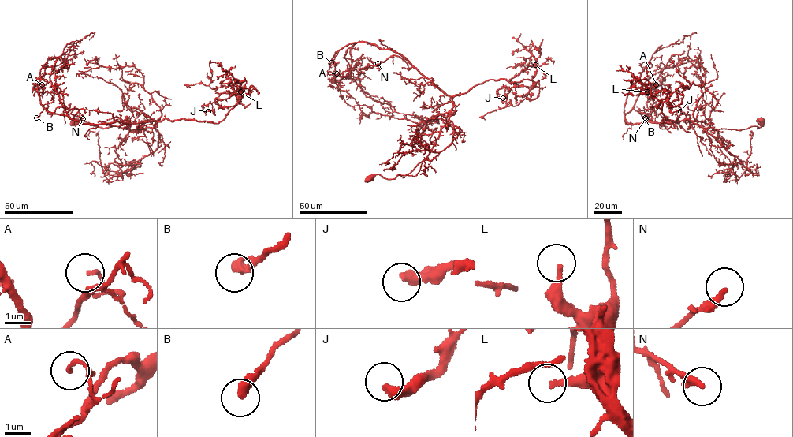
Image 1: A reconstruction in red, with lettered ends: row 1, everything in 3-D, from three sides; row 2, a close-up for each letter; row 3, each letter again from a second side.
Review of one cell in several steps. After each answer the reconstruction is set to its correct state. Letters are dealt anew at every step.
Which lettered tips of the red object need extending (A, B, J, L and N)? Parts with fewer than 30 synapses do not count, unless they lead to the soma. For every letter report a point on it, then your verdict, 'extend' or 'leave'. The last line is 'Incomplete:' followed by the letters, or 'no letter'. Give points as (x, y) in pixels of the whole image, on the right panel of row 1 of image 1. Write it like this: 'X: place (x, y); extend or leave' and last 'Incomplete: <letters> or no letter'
A: place (656, 84); leave
B: place (645, 117); extend
J: place (680, 111); leave
L: place (647, 91); extend
N: place (645, 118); leave
Incomplete: B, L

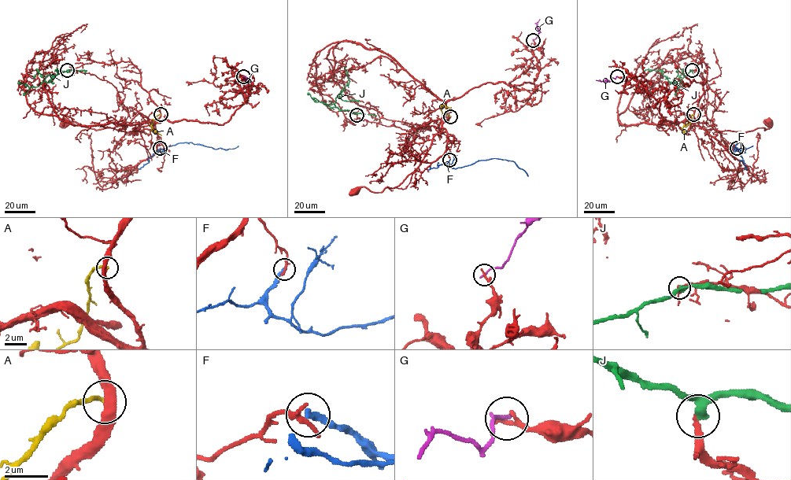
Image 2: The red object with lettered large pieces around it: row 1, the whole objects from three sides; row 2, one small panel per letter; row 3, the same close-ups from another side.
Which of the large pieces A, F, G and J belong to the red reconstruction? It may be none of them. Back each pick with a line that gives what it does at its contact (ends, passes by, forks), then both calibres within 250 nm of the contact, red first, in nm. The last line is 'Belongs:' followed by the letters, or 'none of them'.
Belongs: none of them

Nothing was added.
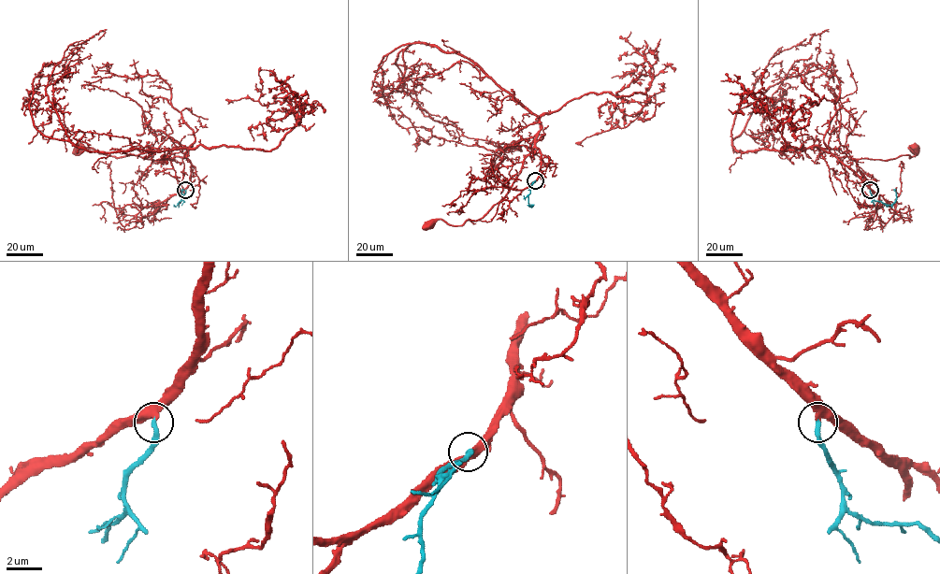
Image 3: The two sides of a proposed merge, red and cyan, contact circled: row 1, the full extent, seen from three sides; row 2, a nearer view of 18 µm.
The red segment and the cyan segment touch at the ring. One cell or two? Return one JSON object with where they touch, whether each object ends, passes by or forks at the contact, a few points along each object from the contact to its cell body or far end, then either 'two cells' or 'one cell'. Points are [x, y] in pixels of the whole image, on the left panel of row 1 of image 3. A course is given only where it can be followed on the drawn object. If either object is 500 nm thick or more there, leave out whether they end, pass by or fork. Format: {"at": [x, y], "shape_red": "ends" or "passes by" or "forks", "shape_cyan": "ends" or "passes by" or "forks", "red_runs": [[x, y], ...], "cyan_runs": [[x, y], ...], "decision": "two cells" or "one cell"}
{"at": [185, 190], "shape_red": "passes by", "shape_cyan": "ends", "red_runs": [[185, 191], [191, 163], [184, 158], [117, 157], [81, 149]], "cyan_runs": [[185, 191], [178, 205], [183, 189]], "decision": "one cell"}

